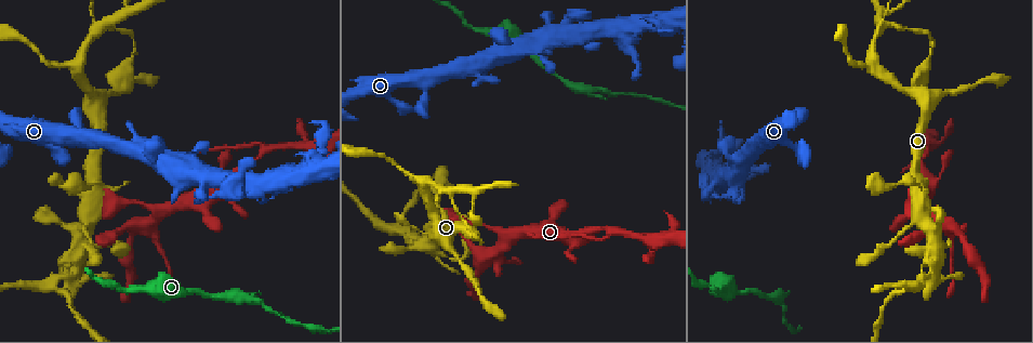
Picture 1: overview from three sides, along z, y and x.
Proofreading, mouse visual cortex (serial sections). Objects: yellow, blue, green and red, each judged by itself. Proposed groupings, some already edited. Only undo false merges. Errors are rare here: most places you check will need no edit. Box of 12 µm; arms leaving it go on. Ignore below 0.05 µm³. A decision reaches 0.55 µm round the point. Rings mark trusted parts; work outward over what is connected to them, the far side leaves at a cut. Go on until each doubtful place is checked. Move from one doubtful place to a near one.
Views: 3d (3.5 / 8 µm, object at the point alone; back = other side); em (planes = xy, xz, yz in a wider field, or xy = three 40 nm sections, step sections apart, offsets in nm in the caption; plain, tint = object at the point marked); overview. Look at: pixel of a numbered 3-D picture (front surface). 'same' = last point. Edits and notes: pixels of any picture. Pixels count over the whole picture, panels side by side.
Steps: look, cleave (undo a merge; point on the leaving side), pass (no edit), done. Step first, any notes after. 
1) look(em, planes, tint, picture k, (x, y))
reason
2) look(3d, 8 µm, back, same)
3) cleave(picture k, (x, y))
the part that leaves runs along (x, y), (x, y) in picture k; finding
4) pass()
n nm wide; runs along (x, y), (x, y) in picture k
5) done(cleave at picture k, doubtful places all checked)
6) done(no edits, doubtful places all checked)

look(3d, 3.5 µm, back, picture 1, (253, 299))
thick turns thin

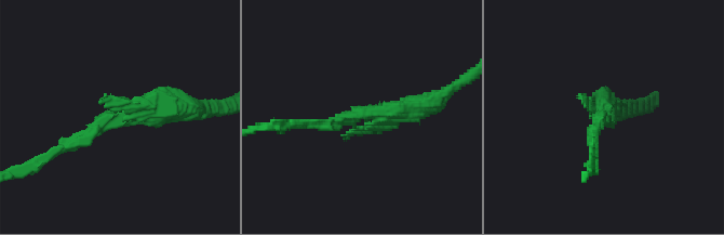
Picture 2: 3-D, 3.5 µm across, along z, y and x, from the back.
look(em, xy, step 5, plain, picture 2, (602, 116))

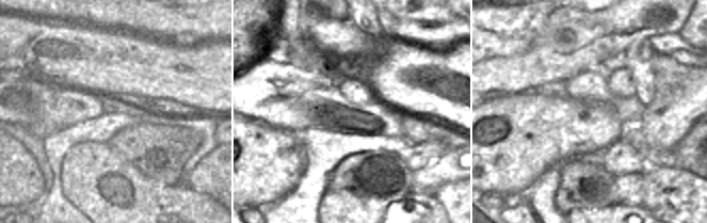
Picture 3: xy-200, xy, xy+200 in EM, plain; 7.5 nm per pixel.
look(em, xy, step 5, tint, same)

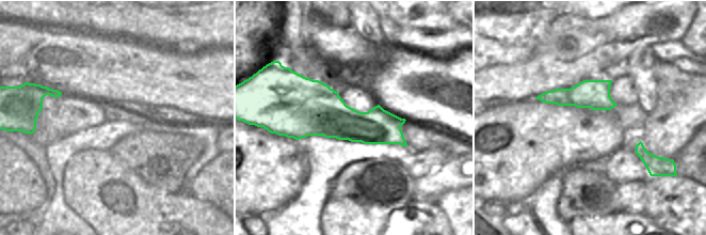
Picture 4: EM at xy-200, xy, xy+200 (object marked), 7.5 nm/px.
pass()
runs along (188, 107), (105, 117), (58, 151) in picture 2; continuous, no second cell

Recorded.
look(3d, 3.5 µm, picture 1, (607, 228))
three arms meet

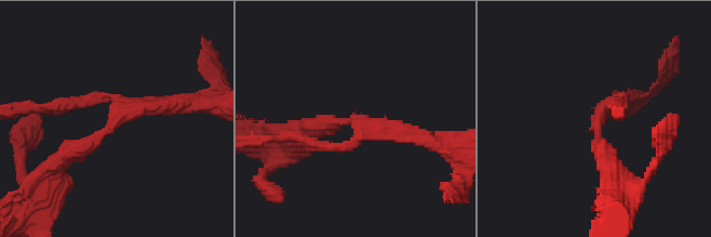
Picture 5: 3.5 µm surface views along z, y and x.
look(em, xy, step 1, tint, picture 5, (362, 123))

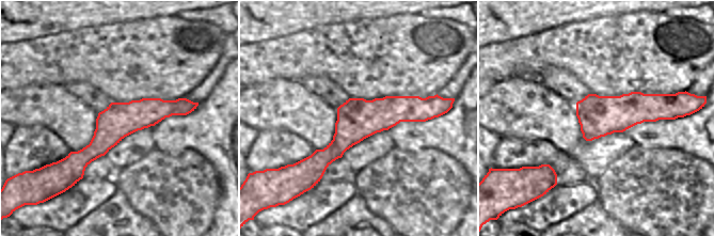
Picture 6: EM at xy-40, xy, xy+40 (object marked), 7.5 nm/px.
pass()
3 arms; runs along (189, 107), (126, 118), (64, 162) in picture 6; all the same cell

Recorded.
look(3d, 8 µm, picture 1, (446, 190))
sharp bend

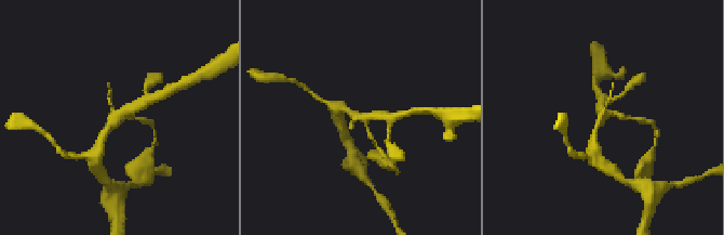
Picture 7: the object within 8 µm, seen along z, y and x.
look(em, xy, step 2, tint, picture 7, (602, 115))
4 arms; arms of 100, 150, 200, 300 nm

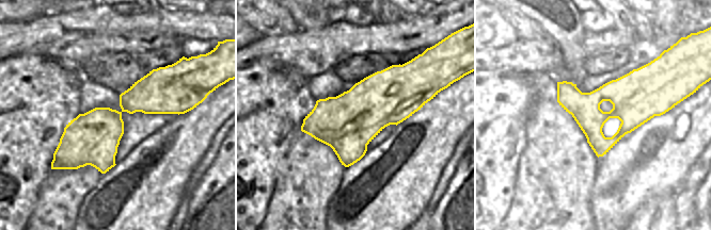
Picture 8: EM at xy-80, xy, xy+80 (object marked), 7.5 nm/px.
pass()
runs along (344, 109), (366, 123), (374, 142) in picture 7; all the same cell

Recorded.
look(3d, 3.5 µm, picture 1, (934, 273))
abrupt turn

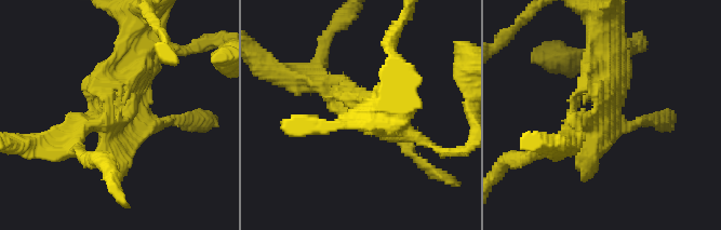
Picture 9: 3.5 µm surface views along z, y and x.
look(em, xy, step 2, tint, picture 9, (602, 114))

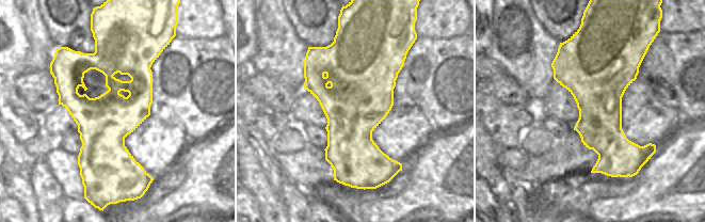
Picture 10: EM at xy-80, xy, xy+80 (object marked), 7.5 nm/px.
pass()
runs along (142, 50), (125, 112), (66, 136) in picture 9; all the same cell

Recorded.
done(no edits, doubtful places all checked)

